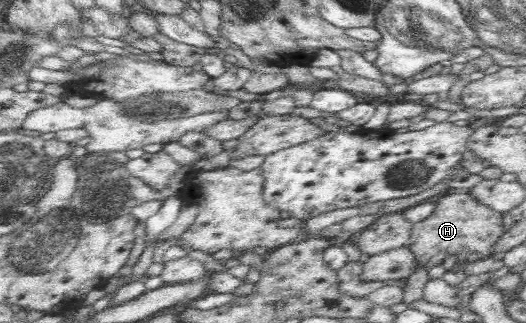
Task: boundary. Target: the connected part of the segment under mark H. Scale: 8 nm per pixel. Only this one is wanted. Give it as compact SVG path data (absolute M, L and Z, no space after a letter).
M460 191L460 193L443 194L443 197L436 204L434 203L434 212L428 218L422 219L422 222L413 224L407 248L414 253L418 265L429 270L433 266L442 264L447 257L452 255L458 257L458 265L488 259L494 255L494 245L502 238L502 234L504 234L503 214L480 203L467 191Z

